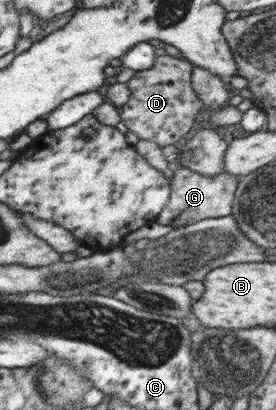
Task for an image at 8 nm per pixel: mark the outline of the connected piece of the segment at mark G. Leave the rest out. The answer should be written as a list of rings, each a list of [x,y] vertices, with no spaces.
[[[181,166],[169,176],[171,195],[164,210],[158,214],[158,225],[172,225],[173,228],[186,228],[196,221],[207,220],[208,217],[226,217],[232,214],[233,202],[237,195],[239,182],[236,176],[226,173],[216,176],[205,176],[190,168]]]

